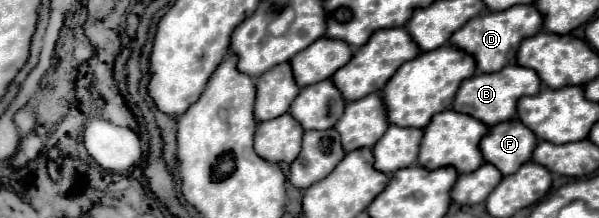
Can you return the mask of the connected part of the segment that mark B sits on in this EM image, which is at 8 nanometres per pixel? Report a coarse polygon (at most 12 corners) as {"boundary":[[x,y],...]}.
{"boundary":[[506,65],[466,79],[454,109],[488,127],[512,119],[536,95],[534,69]]}

